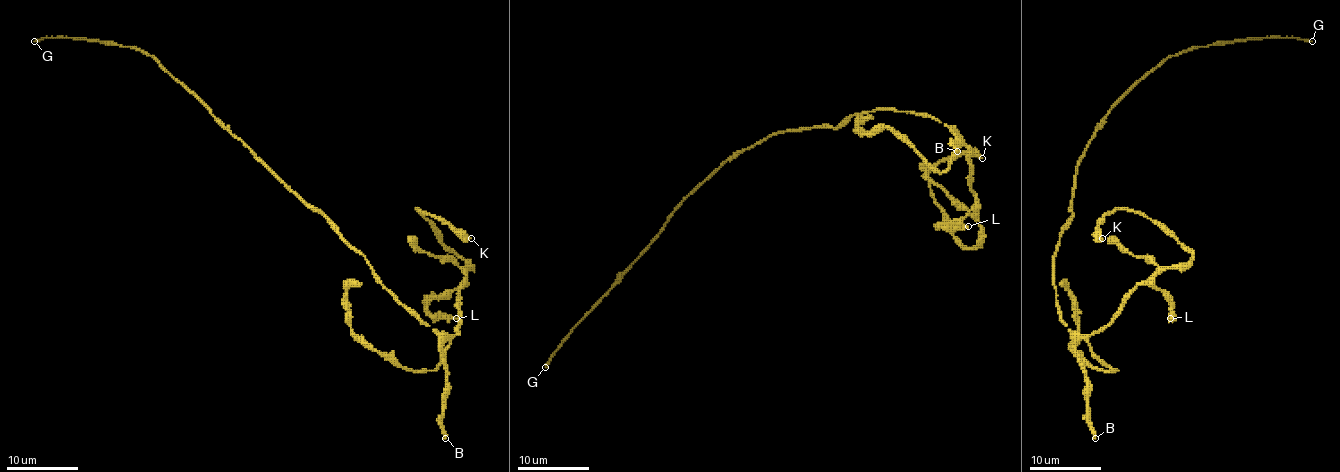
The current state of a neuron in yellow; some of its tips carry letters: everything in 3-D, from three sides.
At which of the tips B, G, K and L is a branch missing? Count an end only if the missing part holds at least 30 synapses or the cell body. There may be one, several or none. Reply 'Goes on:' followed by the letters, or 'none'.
Goes on: G

